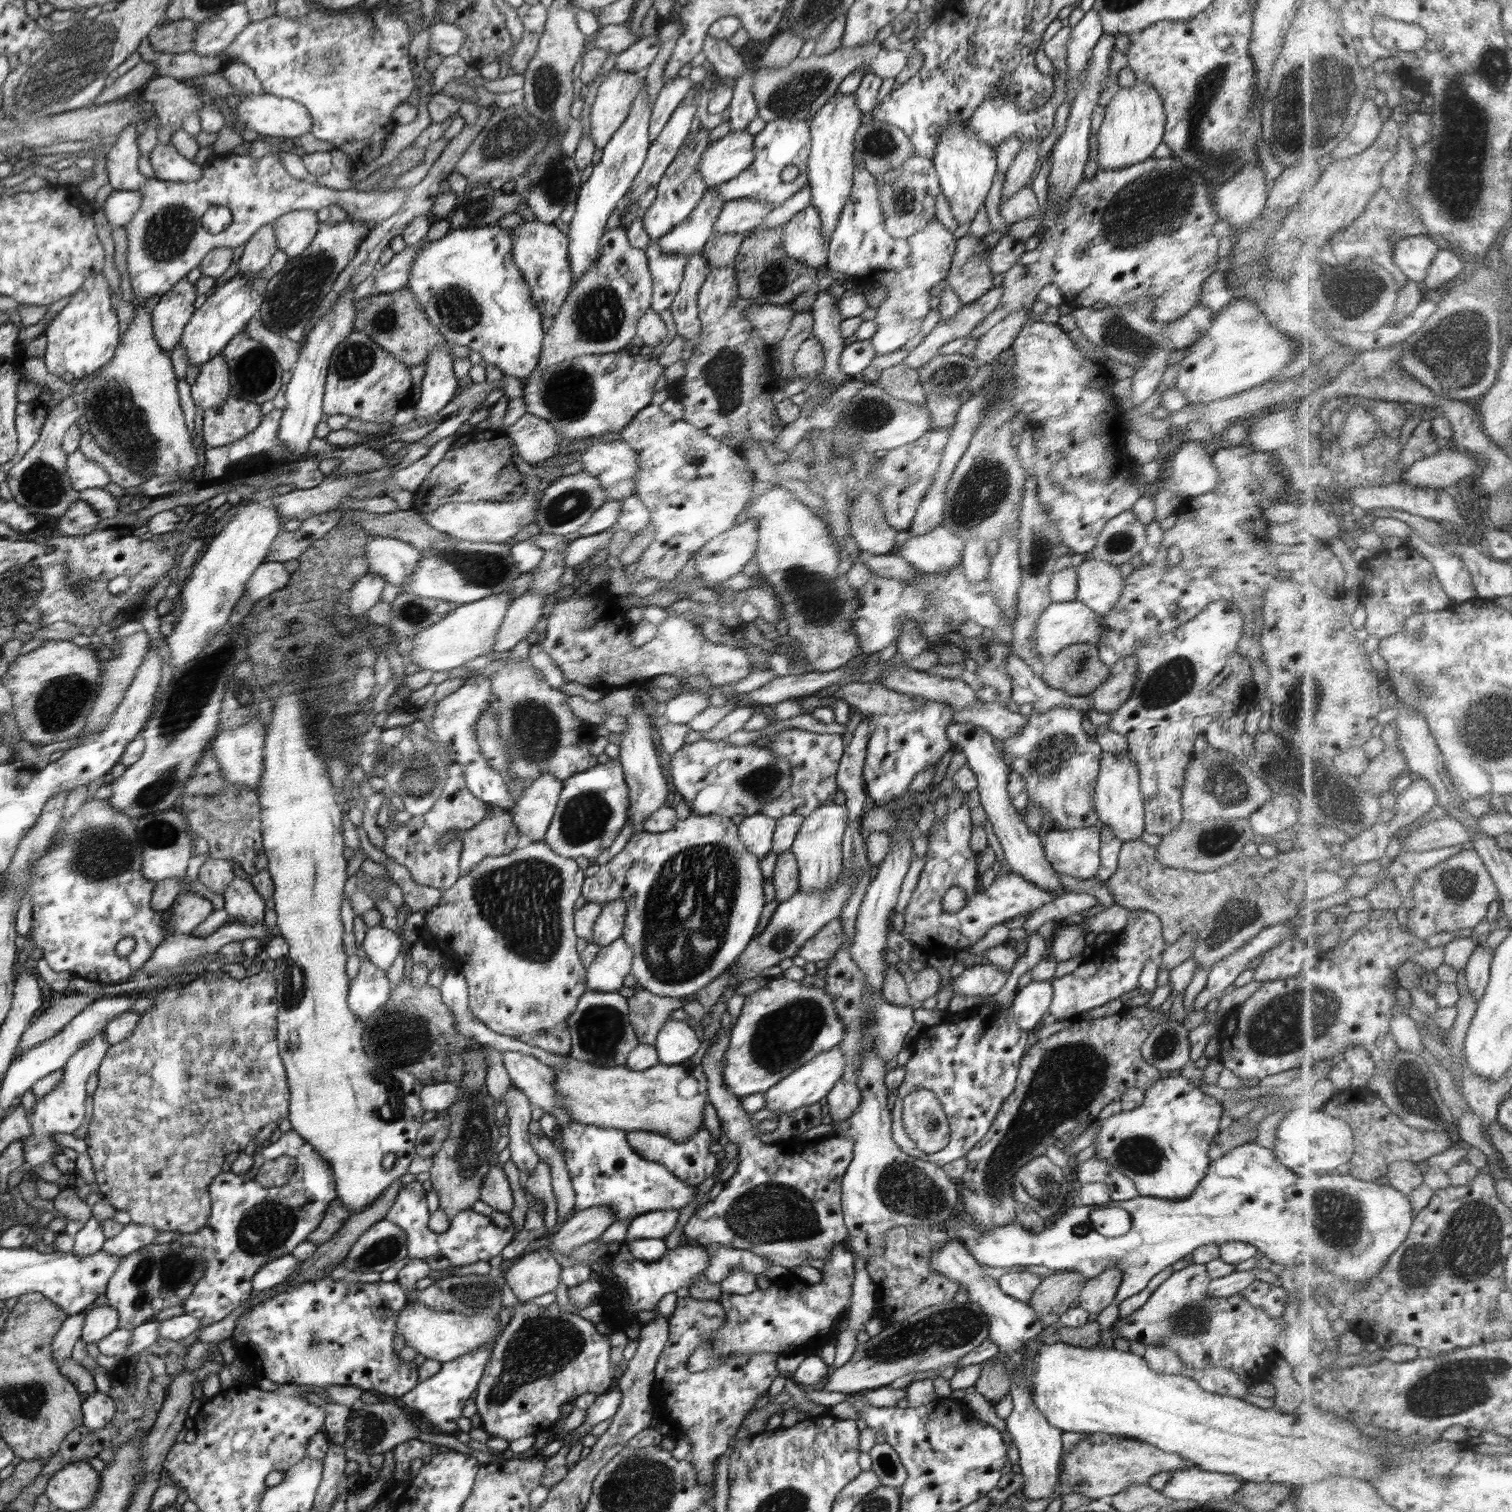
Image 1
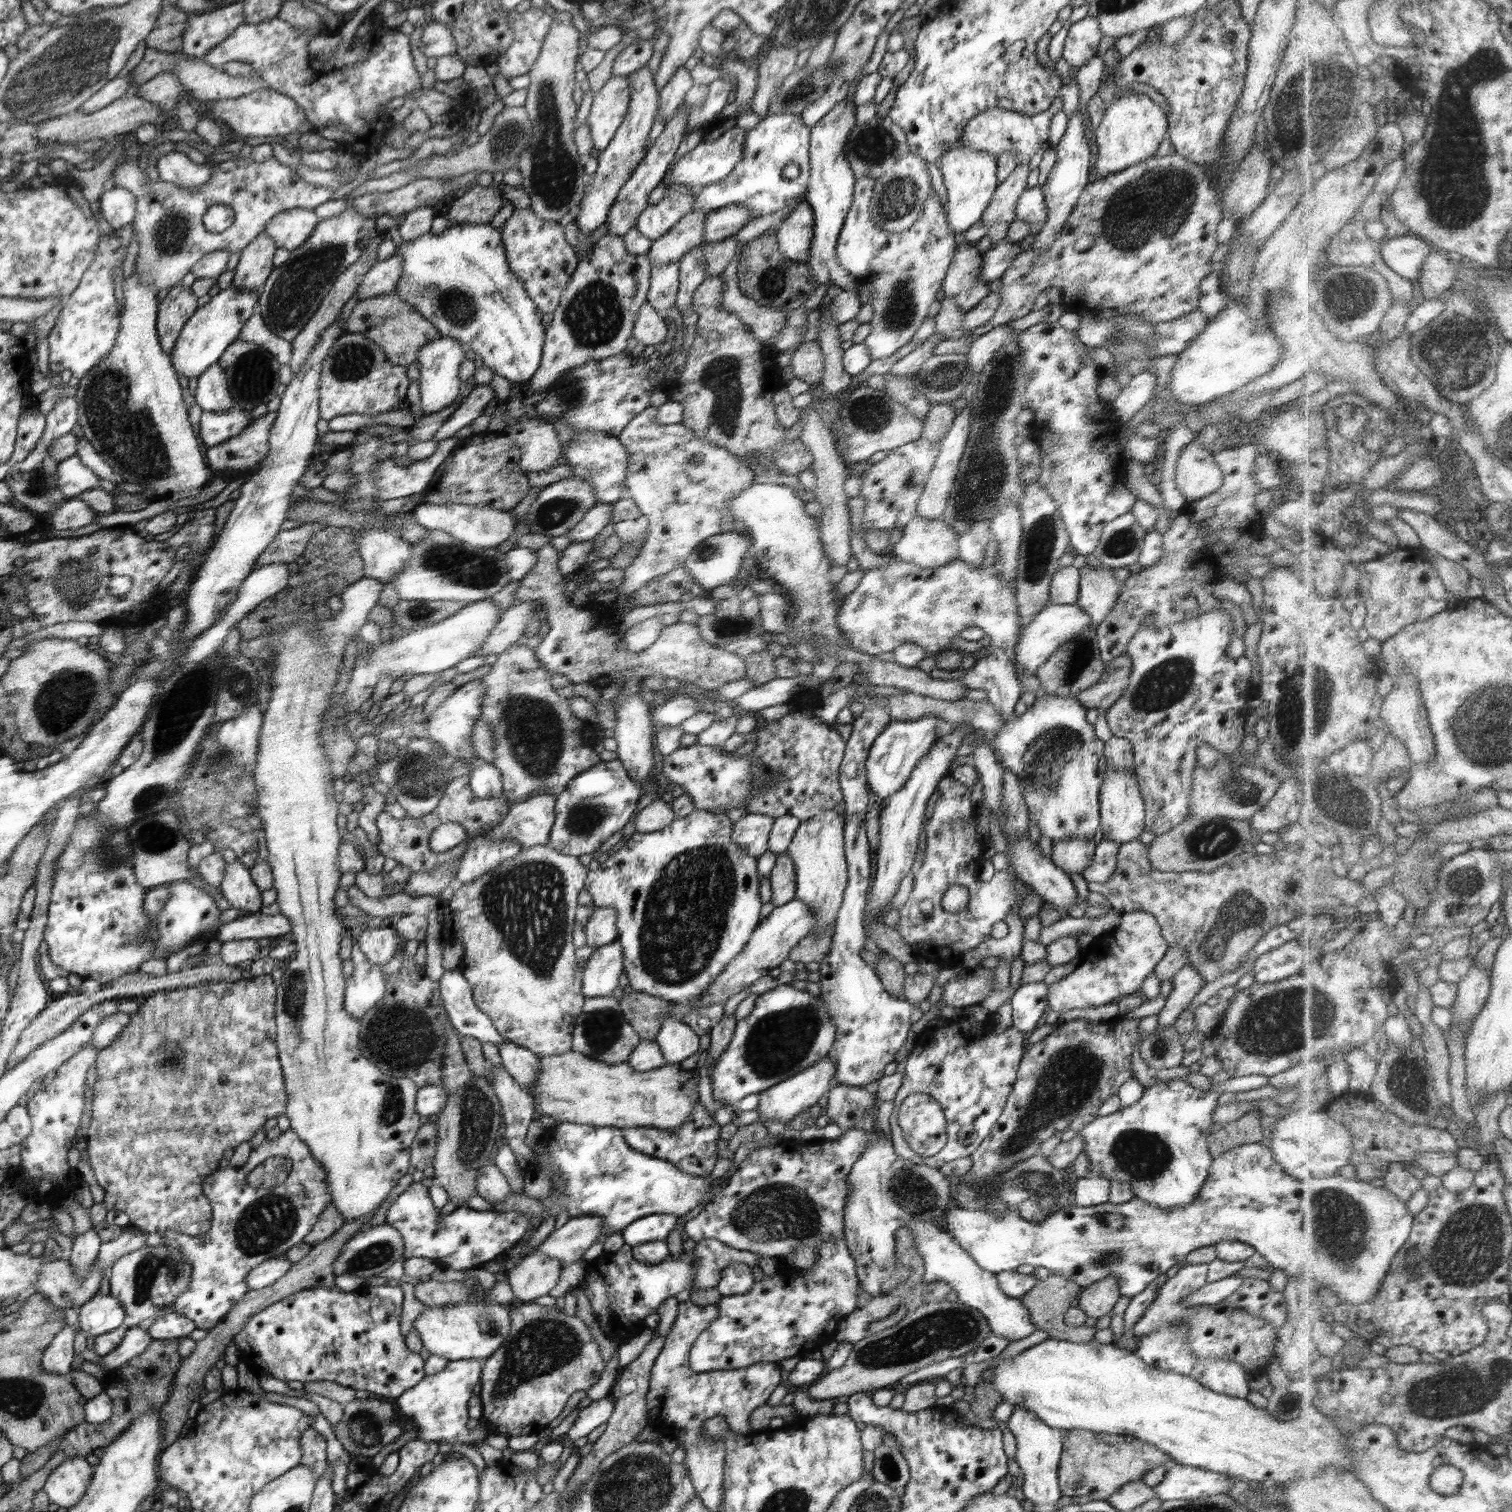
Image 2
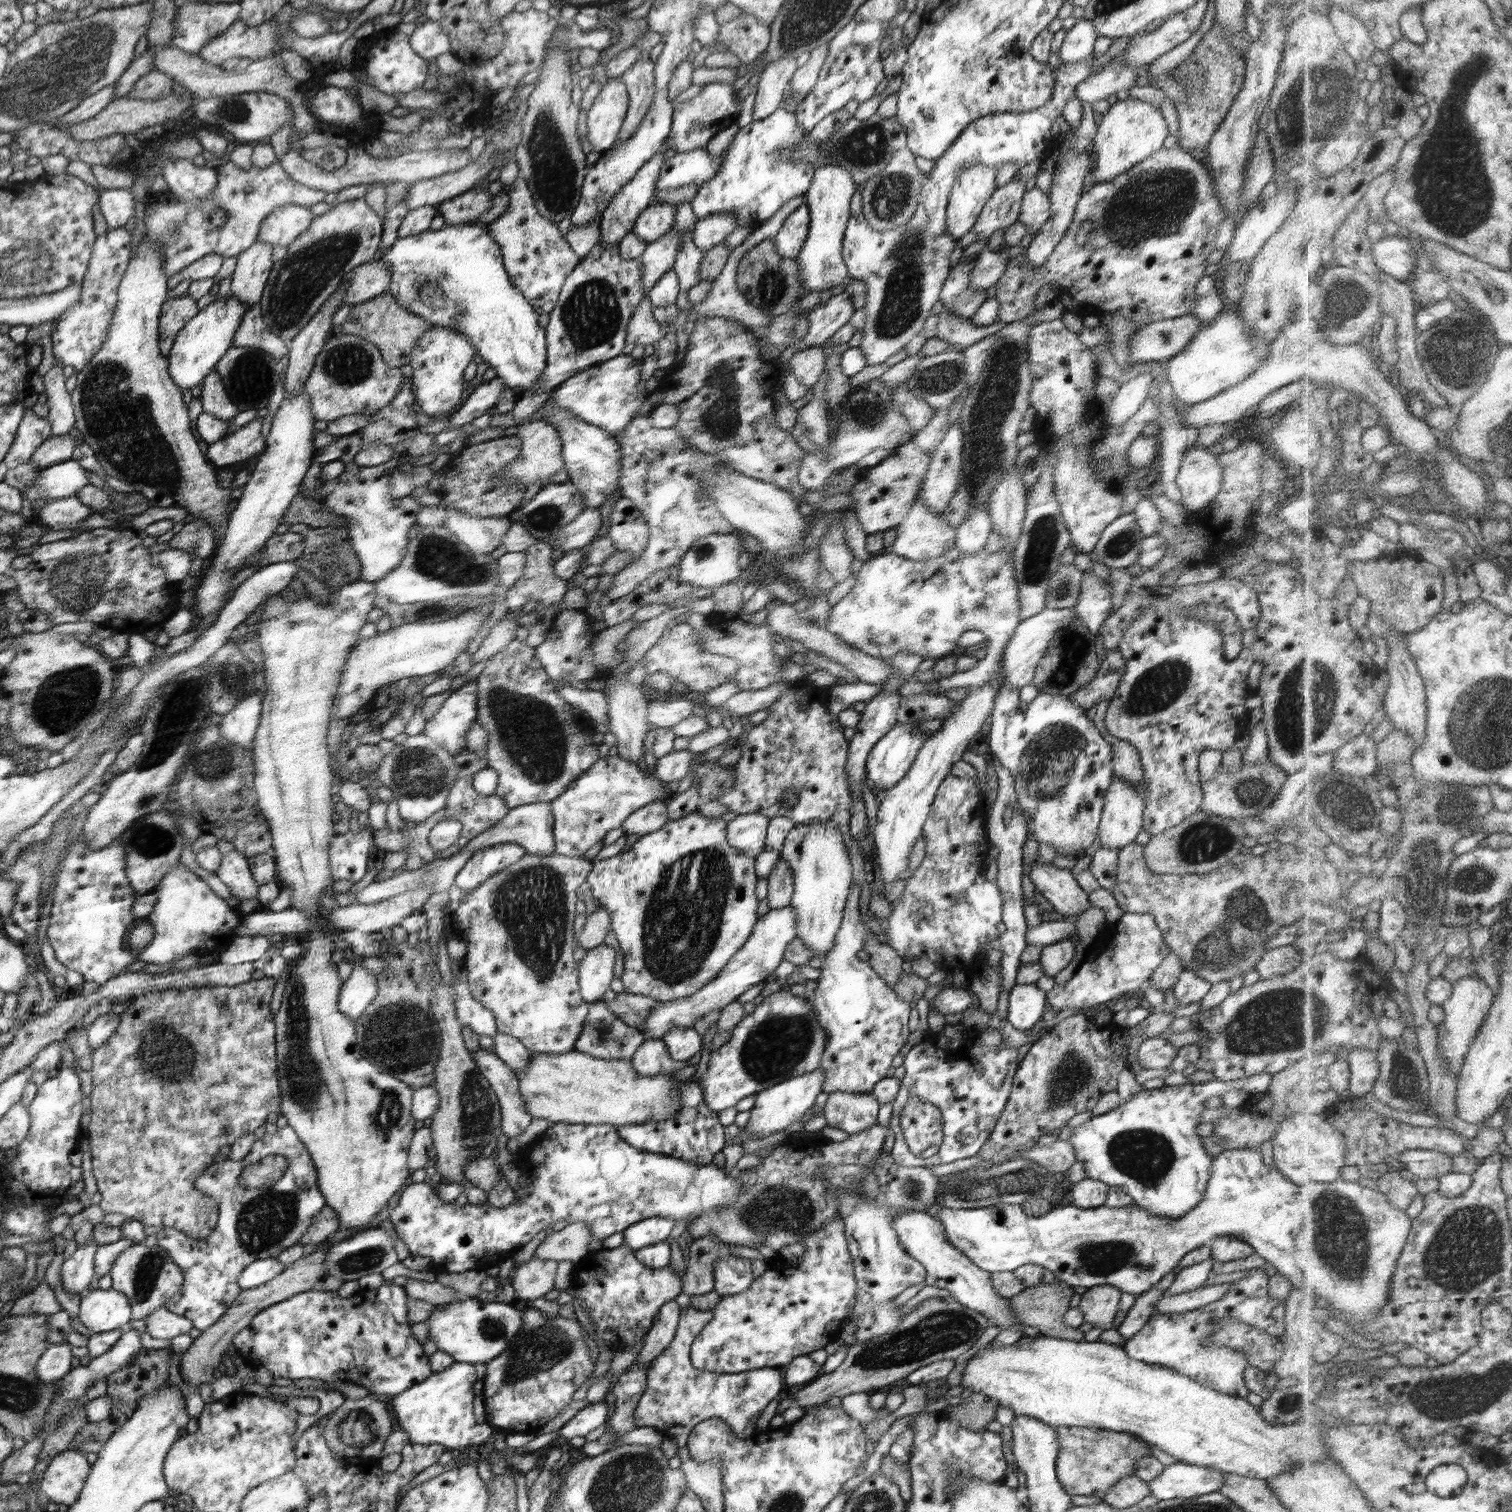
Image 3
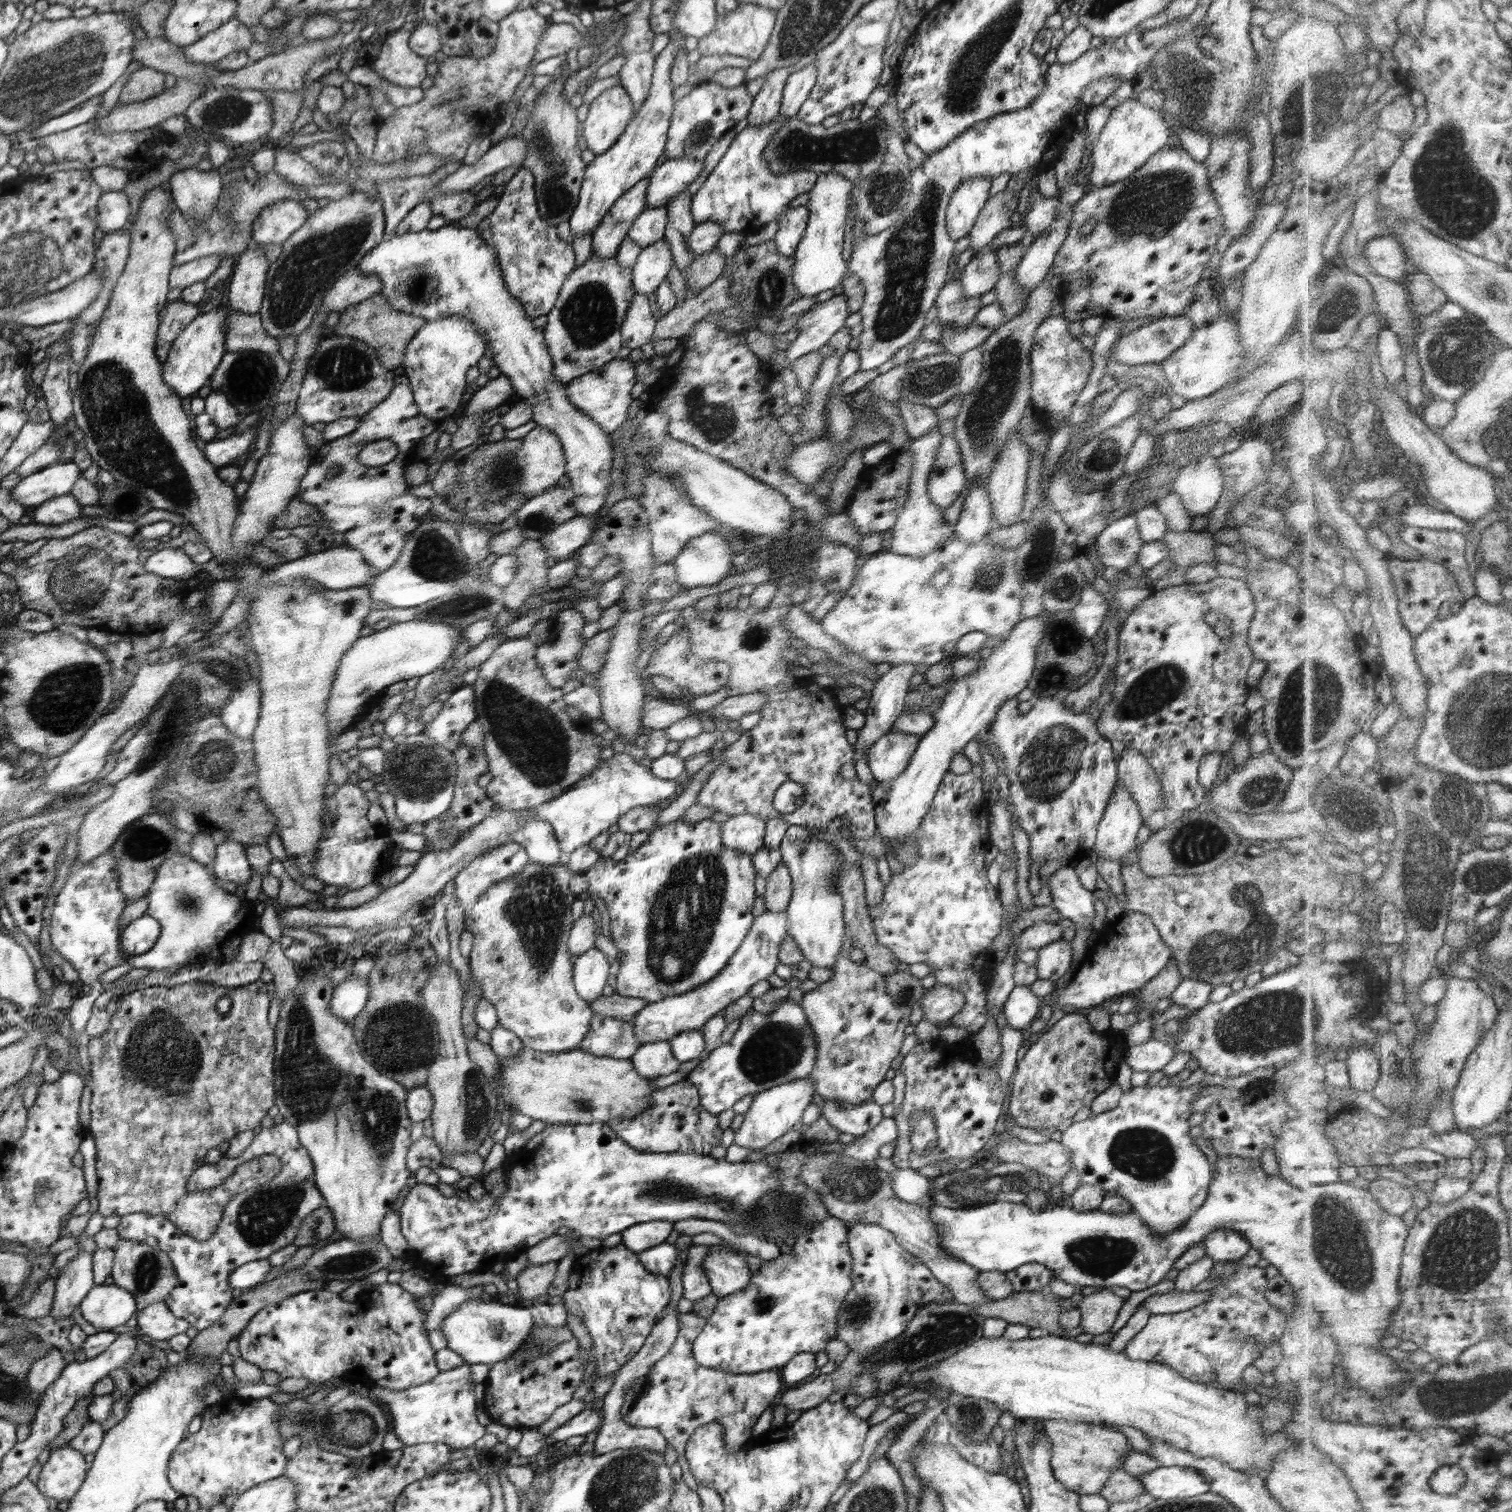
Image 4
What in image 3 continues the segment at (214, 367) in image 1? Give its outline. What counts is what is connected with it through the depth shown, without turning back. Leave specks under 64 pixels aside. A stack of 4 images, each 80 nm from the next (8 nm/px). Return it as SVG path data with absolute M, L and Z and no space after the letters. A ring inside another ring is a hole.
M214 369L204 377L202 394L199 397L206 414L216 415L224 422L232 422L239 414L238 408L228 397L219 372Z

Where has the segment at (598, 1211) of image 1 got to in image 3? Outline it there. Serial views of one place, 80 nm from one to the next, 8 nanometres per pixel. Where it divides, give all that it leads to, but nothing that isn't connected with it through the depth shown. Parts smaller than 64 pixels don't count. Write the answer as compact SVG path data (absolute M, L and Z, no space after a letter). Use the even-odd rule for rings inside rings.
M585 1222L568 1223L560 1231L552 1231L536 1247L535 1257L564 1262L570 1260L578 1264L590 1251L590 1241L594 1238Z

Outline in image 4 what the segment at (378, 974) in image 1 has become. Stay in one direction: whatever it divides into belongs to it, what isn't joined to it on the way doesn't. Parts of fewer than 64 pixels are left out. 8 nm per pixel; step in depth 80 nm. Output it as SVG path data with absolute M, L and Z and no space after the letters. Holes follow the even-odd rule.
M349 973L344 982L336 986L332 993L331 1012L340 1019L351 1023L359 1017L370 1001L369 980Z

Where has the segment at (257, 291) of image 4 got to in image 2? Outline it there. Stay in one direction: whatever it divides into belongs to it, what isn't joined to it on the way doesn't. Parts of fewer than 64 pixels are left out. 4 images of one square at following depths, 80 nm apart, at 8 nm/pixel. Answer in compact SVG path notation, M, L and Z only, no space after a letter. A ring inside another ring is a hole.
M263 231L241 252L232 284L238 289L260 292L274 269L275 253L278 252L275 239Z

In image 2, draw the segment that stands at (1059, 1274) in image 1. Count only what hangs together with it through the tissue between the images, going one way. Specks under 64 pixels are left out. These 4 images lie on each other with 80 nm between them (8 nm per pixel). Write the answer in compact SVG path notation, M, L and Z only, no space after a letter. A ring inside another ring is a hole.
M1051 1273L1046 1280L1038 1280L1020 1300L1028 1309L1030 1320L1038 1329L1046 1331L1050 1339L1060 1339L1074 1343L1088 1343L1094 1340L1094 1334L1097 1332L1095 1328L1074 1328L1065 1323L1066 1311L1072 1306L1072 1300L1079 1295L1080 1290L1082 1290L1082 1286L1072 1279L1064 1278L1064 1275Z

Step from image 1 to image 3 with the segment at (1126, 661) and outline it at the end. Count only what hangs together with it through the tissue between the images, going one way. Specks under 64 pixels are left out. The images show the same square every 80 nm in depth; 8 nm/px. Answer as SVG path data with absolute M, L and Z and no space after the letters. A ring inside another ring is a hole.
M1118 649L1111 650L1106 653L1106 658L1099 666L1095 678L1068 697L1085 709L1090 709L1104 700L1110 701L1120 685L1125 664L1126 659L1119 653Z

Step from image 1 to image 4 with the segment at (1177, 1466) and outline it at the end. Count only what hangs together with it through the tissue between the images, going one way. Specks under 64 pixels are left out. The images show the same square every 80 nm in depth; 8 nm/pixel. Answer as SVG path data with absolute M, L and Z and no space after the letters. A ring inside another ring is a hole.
M1044 1421L1042 1430L1051 1444L1051 1465L1056 1480L1068 1491L1080 1495L1099 1494L1115 1468L1123 1468L1125 1458L1133 1450L1126 1436L1114 1429L1089 1423Z

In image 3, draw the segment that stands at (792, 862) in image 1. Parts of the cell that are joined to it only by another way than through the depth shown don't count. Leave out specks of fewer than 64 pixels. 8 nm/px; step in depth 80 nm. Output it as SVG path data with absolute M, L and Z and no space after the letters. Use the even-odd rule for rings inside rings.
M780 857L776 867L765 880L768 881L768 896L765 899L768 902L768 908L778 910L789 906L792 901L794 885L792 870L784 858Z

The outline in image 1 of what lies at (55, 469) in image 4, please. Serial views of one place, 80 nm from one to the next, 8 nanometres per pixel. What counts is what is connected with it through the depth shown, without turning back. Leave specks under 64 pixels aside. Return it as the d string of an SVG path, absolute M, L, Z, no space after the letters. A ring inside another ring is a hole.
M80 450L68 455L66 472L71 478L75 491L80 492L85 488L106 488L111 482L108 472L98 464L88 460Z

